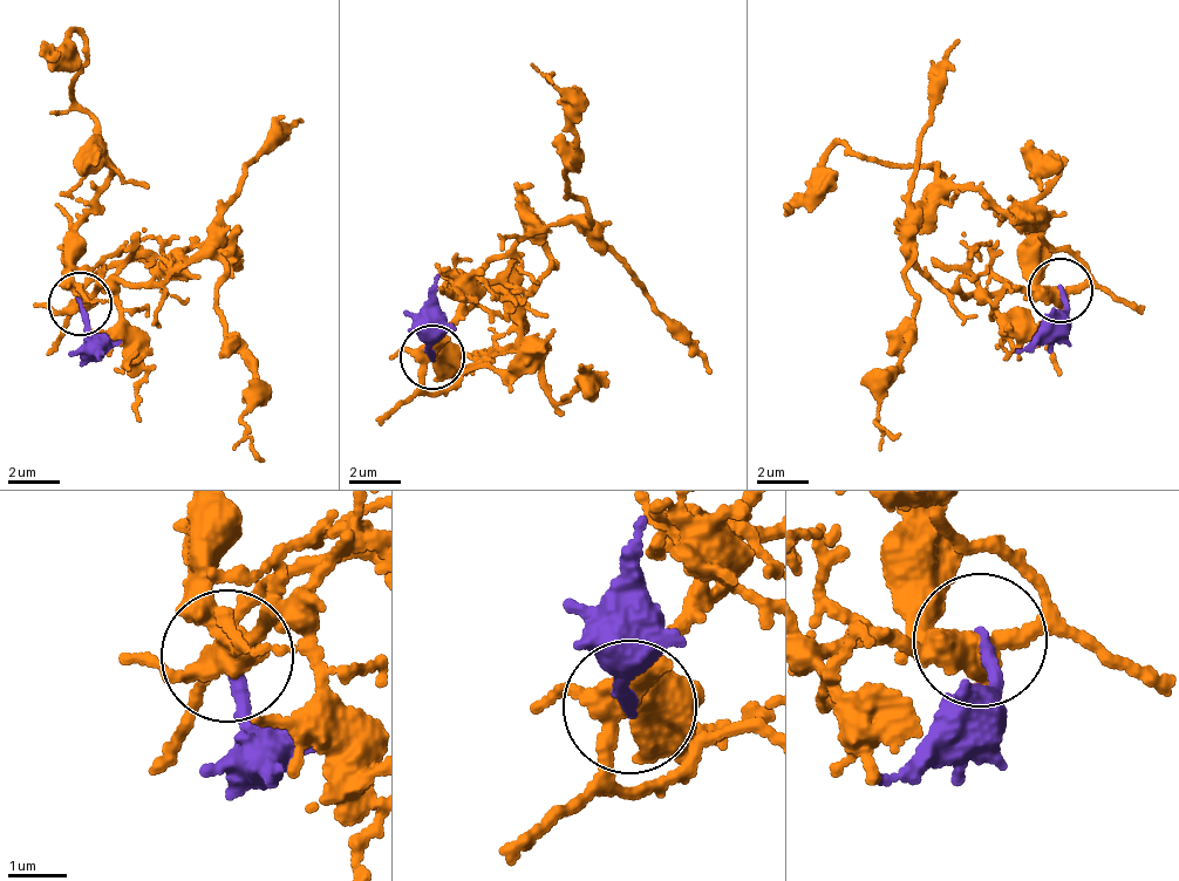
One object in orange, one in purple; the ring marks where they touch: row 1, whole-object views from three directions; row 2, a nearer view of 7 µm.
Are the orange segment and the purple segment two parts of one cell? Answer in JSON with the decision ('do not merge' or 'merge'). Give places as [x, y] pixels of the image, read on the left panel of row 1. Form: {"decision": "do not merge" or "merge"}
{"decision": "do not merge"}

